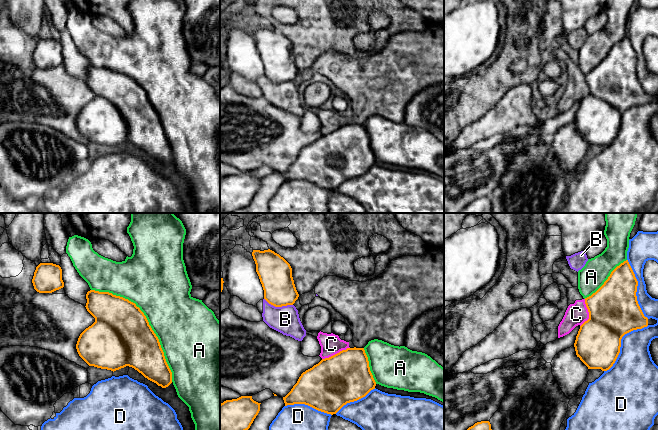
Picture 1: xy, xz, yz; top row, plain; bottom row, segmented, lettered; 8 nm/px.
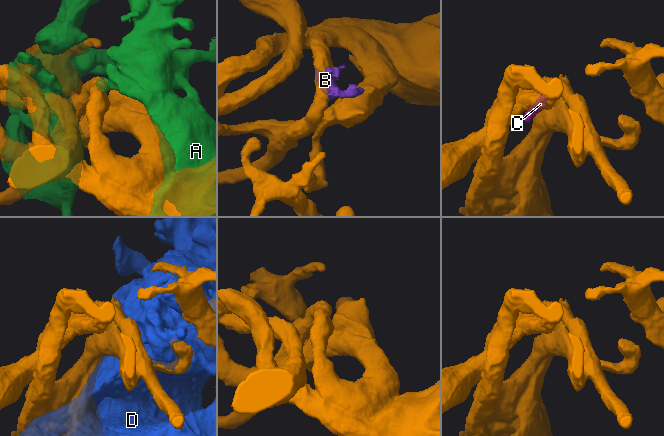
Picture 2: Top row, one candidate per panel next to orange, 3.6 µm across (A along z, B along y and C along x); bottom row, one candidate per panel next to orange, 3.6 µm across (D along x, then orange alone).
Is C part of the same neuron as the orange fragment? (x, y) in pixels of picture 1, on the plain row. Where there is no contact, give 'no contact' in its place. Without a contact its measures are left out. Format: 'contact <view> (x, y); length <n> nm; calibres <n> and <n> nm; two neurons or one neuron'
contact yz (589, 89); length 220 nm; calibres 400 and 180 nm; two neurons

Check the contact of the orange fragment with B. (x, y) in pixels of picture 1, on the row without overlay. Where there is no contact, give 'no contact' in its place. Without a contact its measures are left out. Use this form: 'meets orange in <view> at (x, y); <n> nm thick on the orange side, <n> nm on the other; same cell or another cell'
meets orange in xz at (278, 82); 260 nm thick on the orange side, 220 nm on the other; another cell

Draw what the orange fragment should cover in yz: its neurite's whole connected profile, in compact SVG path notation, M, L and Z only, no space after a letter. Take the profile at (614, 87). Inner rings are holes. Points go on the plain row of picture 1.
M626 36L595 69L585 74L589 95L580 102L574 123L588 145L609 146L620 129L622 113L648 102L648 94L637 77L637 62Z

